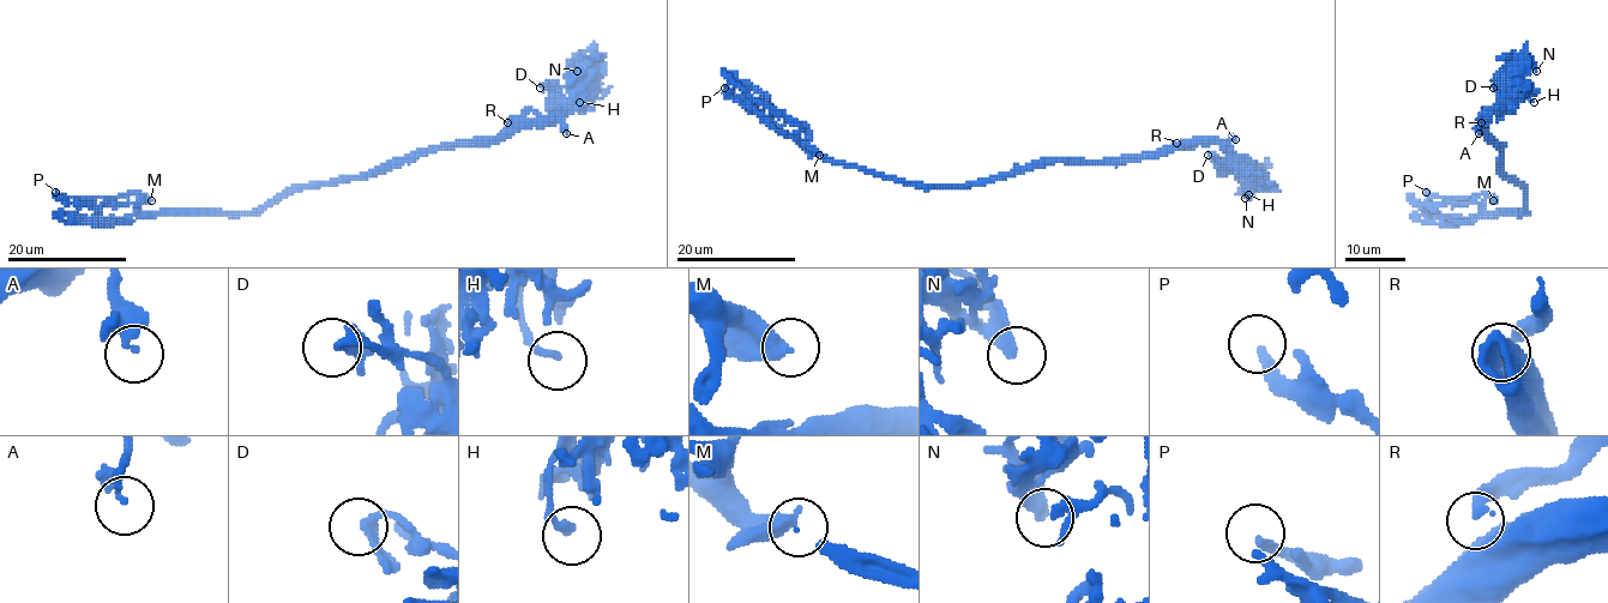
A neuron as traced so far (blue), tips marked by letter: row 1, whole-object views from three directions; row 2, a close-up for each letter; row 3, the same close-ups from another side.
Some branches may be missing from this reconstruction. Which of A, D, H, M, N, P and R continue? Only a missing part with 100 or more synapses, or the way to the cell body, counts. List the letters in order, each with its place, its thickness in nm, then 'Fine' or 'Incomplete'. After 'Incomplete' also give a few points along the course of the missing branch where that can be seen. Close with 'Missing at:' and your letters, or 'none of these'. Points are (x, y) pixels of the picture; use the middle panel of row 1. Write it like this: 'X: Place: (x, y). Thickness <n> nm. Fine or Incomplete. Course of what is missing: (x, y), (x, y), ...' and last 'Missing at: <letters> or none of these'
A: Place: (1235, 139). Thickness 160 nm. Fine
D: Place: (1208, 155). Thickness 220 nm. Fine
H: Place: (1248, 194). Thickness 240 nm. Fine
M: Place: (819, 155). Thickness 500 nm. Fine
N: Place: (1245, 198). Thickness 220 nm. Fine
P: Place: (724, 88). Thickness 240 nm. Fine
R: Place: (1176, 143). Thickness 200 nm. Incomplete
Missing at: R

